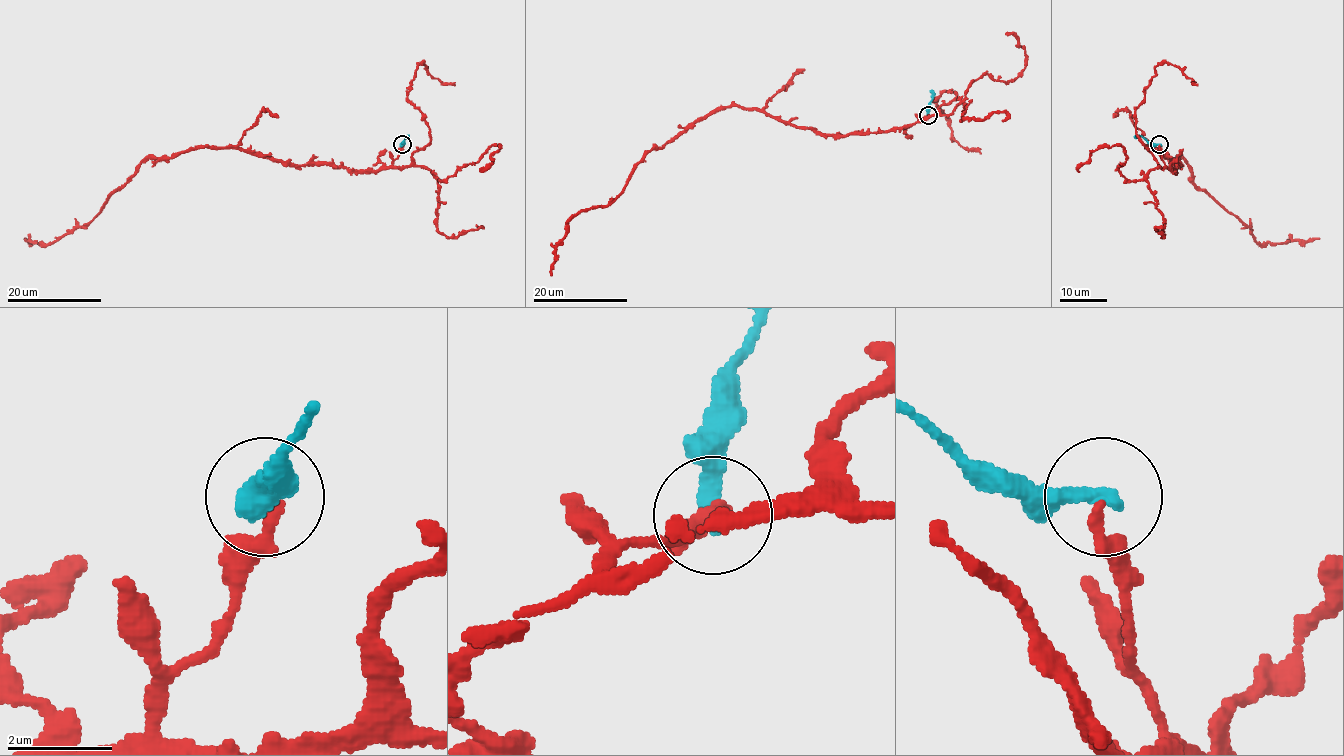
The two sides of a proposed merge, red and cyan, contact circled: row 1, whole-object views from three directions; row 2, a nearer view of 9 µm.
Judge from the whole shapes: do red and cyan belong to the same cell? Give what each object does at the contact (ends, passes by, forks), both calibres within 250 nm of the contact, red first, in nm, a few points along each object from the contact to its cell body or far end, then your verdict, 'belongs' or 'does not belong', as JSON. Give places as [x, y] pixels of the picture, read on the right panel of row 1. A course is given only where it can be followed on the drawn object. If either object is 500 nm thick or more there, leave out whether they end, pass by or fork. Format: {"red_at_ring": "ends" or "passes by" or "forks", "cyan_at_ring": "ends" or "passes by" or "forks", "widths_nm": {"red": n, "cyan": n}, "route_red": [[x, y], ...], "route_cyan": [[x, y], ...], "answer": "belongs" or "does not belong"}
{"red_at_ring": "ends", "cyan_at_ring": "ends", "widths_nm": {"red": 240, "cyan": 360}, "route_red": [[1159, 145], [1176, 170], [1150, 147], [1180, 157], [1191, 180], [1258, 242], [1320, 238]], "route_cyan": [[1159, 144], [1133, 136]], "answer": "does not belong"}

